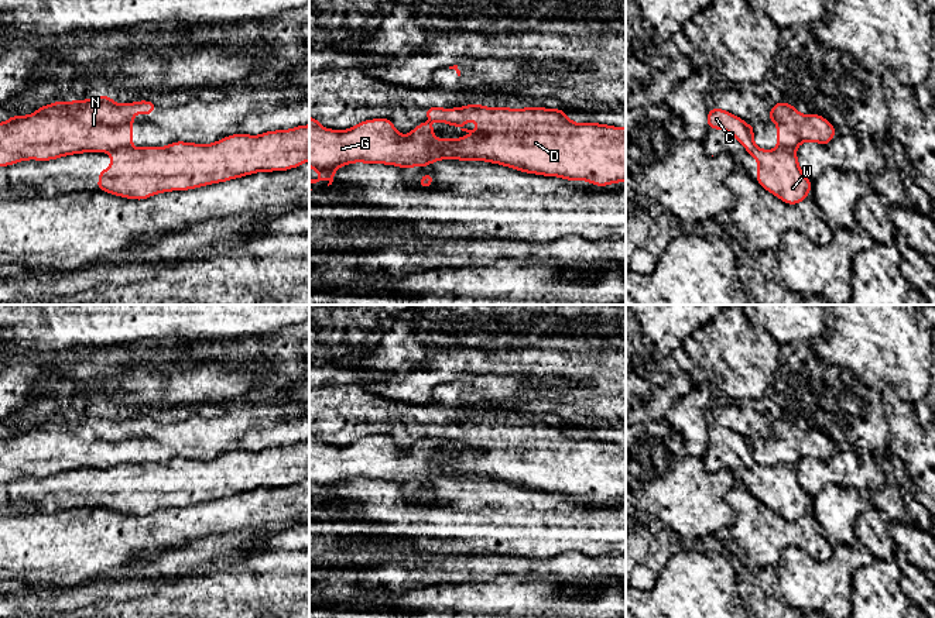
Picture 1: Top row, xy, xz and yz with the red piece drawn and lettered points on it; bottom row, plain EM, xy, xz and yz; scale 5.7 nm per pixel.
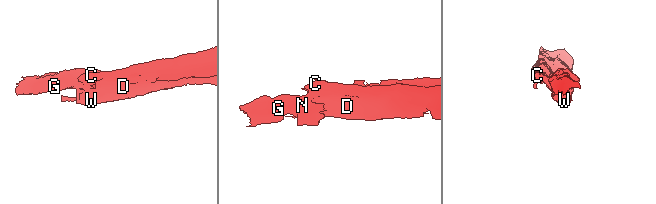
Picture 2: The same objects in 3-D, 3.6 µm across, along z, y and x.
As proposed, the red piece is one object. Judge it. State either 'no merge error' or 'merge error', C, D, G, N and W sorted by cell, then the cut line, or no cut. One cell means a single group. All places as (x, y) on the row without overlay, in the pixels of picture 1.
merge error; C D W / G N; cut in xy along (132, 463), (109, 469)

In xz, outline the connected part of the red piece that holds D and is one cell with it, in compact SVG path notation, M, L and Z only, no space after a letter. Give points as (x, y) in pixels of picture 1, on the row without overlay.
M465 420L463 423L425 425L427 435L459 443L473 453L456 456L438 454L438 460L459 477L487 477L521 488L558 492L568 497L588 497L606 502L626 497L626 443L597 439L575 439L561 425L545 423L486 423Z

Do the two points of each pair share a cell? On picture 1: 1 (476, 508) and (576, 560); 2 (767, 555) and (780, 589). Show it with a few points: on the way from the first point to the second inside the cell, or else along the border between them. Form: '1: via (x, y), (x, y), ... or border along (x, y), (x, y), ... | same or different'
1: border along (568, 552), (600, 556) | different
2: border along (802, 549), (787, 546), (773, 567) | different

